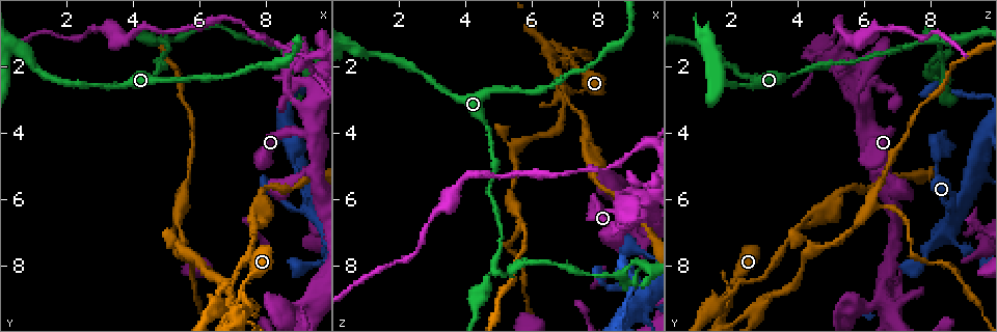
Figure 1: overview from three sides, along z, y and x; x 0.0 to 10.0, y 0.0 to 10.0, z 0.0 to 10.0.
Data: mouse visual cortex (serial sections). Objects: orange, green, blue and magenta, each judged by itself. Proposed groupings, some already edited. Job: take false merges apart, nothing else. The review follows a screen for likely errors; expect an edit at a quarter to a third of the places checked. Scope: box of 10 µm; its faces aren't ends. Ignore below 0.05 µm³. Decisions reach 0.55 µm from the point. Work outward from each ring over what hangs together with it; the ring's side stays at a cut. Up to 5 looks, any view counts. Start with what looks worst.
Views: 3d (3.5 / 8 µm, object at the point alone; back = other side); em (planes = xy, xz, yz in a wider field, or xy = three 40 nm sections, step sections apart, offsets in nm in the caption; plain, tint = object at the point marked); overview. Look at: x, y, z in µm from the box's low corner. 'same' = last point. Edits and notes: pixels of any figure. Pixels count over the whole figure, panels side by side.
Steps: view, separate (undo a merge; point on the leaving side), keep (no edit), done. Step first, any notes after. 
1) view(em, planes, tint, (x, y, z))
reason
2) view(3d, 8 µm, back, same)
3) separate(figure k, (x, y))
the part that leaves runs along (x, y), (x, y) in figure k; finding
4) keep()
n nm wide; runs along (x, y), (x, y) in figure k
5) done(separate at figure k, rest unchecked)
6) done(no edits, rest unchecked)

view(3d, 3.5 µm, (6.70, 9.40, 1.65))
calibre changes

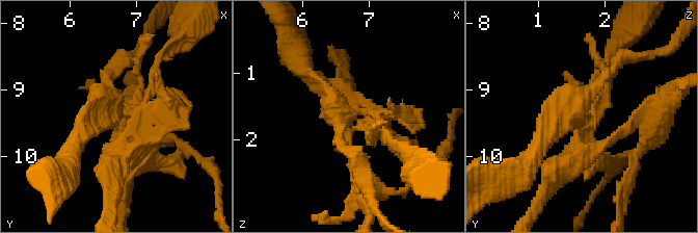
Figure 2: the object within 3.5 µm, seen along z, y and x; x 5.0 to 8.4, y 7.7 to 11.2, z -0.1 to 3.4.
view(em, xy, step 3, tint, (6.75, 9.30, 1.65))

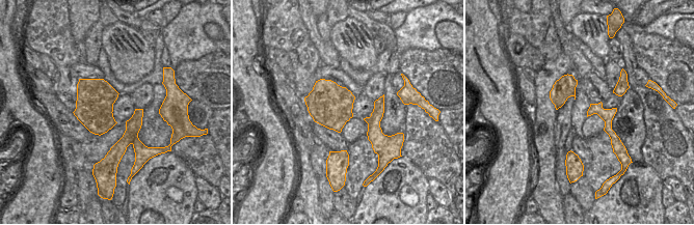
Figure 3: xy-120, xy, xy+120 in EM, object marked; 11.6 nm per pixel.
separate(figure 2, (89, 85))
border along (383, 104), (373, 112) in figure 3; a second cell is stuck on

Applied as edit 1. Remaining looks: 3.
view(overview)
see it whole again

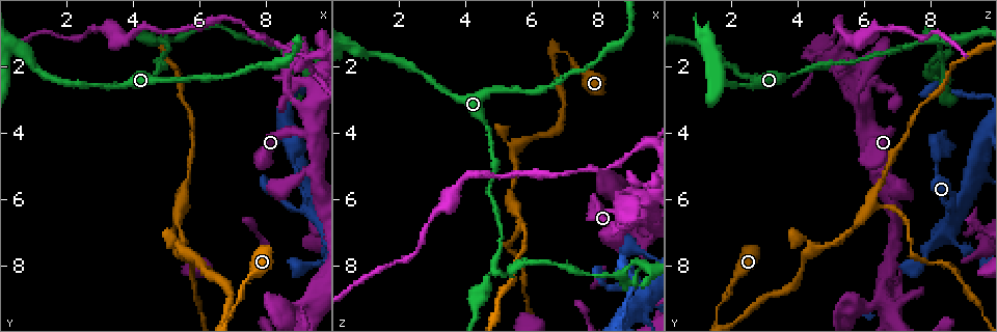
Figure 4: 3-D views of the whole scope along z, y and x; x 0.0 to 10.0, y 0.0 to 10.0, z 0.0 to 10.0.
view(3d, 3.5 µm, (5.40, 6.20, 6.25))
two arms in line, one across

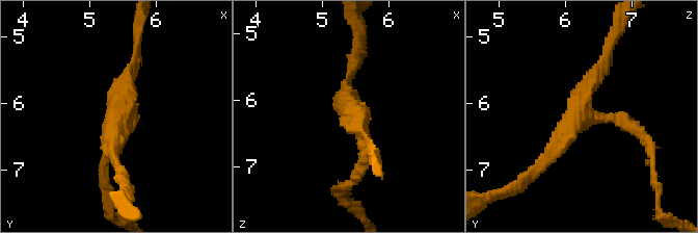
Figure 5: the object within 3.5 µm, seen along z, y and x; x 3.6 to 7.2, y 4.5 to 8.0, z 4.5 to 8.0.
view(em, xy, step 3, tint, (5.45, 6.15, 6.20))

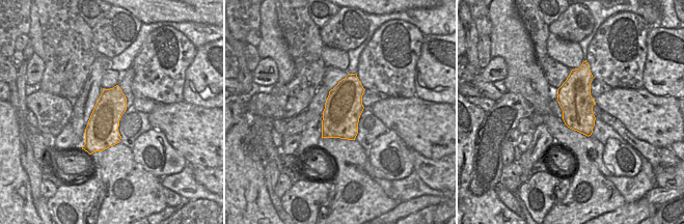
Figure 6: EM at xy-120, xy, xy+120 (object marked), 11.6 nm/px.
keep()
3 arms; runs along (537, 169), (580, 113), (606, 53) in figure 5; one cell here

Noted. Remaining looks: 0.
done(separate at figure 2, rest unchecked)

